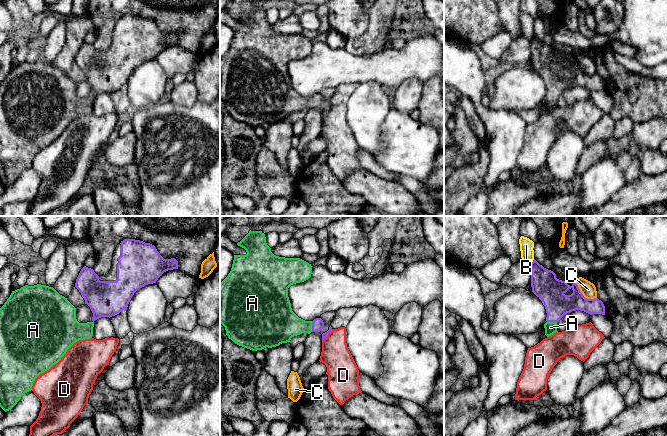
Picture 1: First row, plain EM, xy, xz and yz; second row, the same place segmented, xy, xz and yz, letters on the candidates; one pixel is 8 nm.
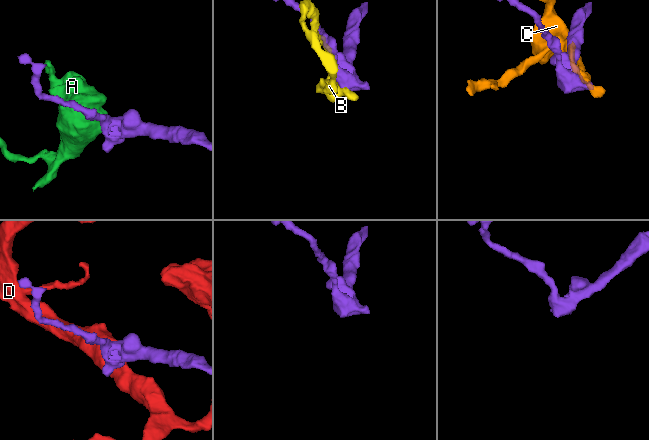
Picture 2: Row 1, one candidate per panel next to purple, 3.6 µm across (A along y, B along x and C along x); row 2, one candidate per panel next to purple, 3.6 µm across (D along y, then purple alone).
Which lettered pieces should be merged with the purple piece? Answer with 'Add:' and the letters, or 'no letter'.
Add: A

